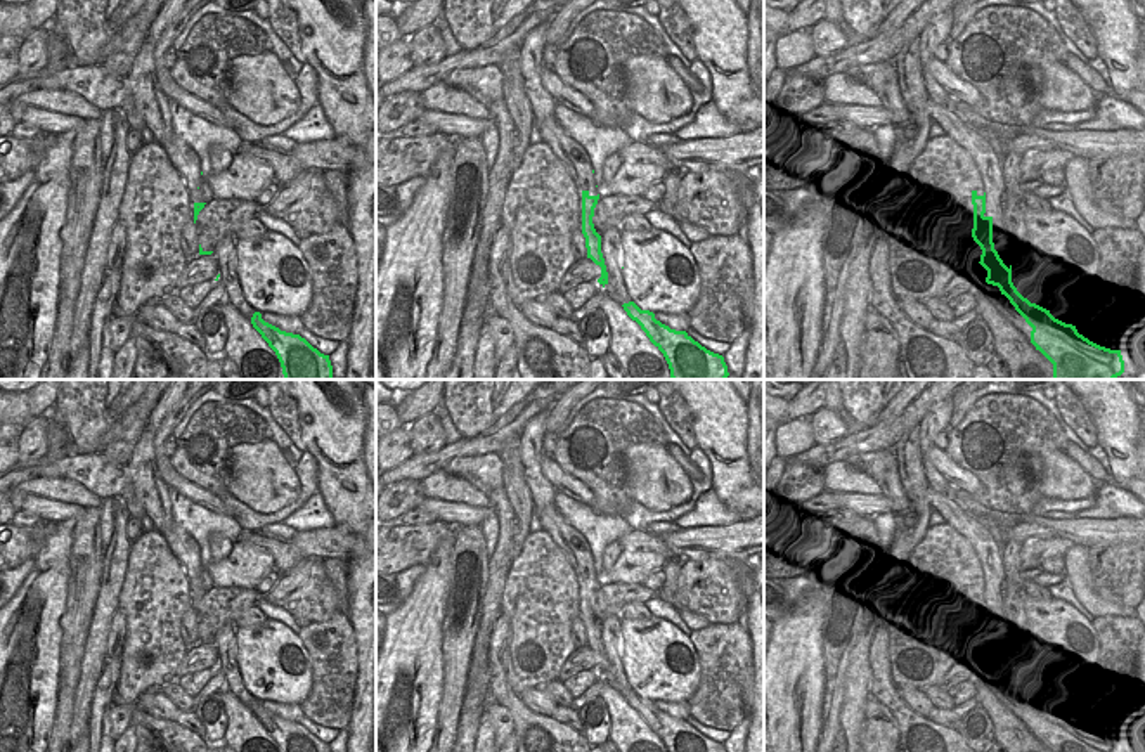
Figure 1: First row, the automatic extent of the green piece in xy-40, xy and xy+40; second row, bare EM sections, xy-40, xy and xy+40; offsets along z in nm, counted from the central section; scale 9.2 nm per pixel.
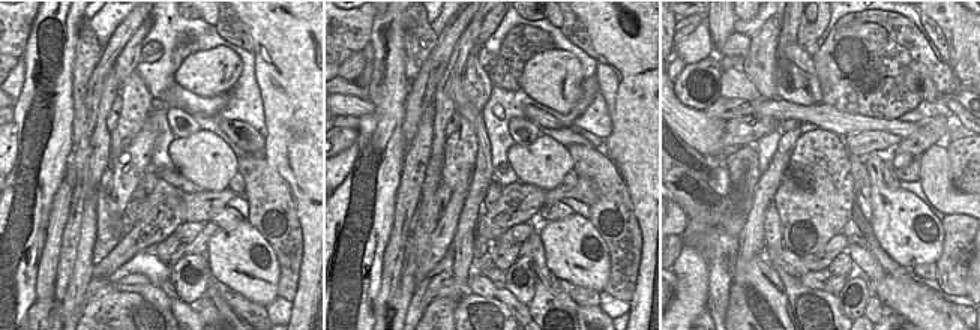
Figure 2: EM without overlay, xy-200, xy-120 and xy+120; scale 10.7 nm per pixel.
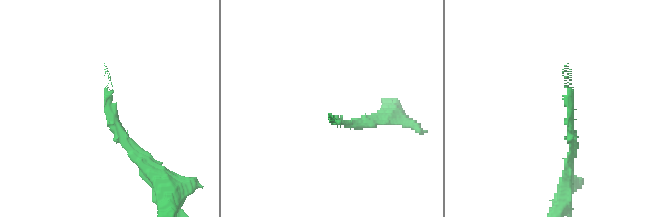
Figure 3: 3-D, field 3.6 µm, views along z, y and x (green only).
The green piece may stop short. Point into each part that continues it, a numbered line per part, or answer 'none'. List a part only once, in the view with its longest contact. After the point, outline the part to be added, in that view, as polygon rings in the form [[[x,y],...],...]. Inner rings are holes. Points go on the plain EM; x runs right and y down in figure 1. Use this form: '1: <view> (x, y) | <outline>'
1: xy (565, 536) | [[[556,504],[547,506],[539,518],[544,522],[542,528],[551,534],[556,546],[563,549],[573,565],[577,580],[582,577],[587,579],[589,584],[598,584],[592,554],[585,539],[561,516]]]

